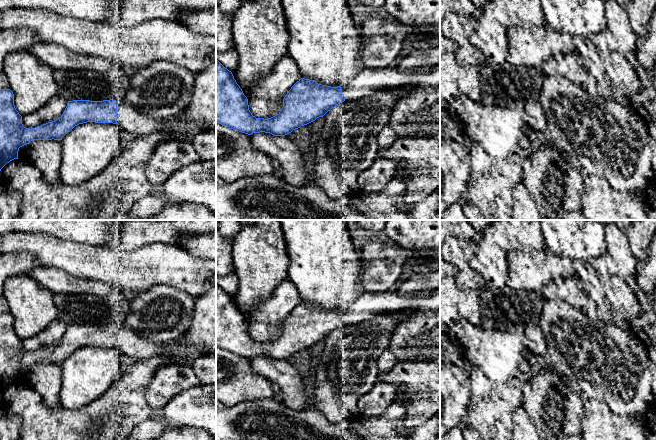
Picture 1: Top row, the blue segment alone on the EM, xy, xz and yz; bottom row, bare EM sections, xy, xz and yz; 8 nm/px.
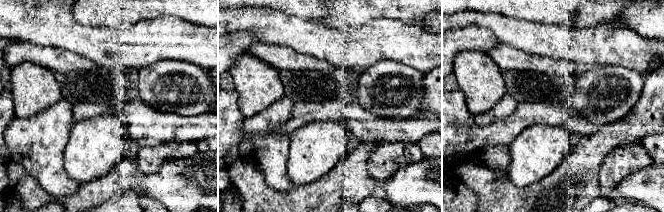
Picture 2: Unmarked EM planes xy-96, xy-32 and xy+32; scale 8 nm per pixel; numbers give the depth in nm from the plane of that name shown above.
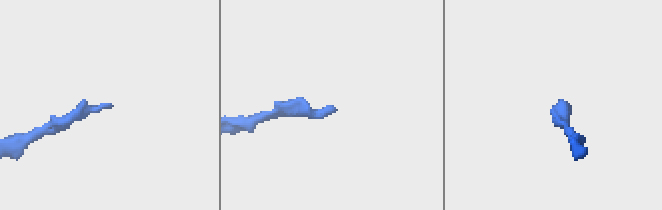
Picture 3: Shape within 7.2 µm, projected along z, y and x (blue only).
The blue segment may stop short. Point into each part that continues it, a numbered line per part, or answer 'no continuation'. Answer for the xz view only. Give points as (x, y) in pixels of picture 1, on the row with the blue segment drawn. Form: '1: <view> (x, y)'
1: xz (368, 81)

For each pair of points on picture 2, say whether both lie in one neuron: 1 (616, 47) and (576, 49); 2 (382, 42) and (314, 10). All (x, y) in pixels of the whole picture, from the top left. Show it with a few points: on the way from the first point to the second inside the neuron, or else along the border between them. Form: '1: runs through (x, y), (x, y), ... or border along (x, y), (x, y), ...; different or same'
1: runs through (606, 47), (586, 47); same
2: border along (292, 15), (315, 21); different

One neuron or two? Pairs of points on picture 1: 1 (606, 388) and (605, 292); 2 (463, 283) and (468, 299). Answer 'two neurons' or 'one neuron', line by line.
1: two neurons
2: two neurons

